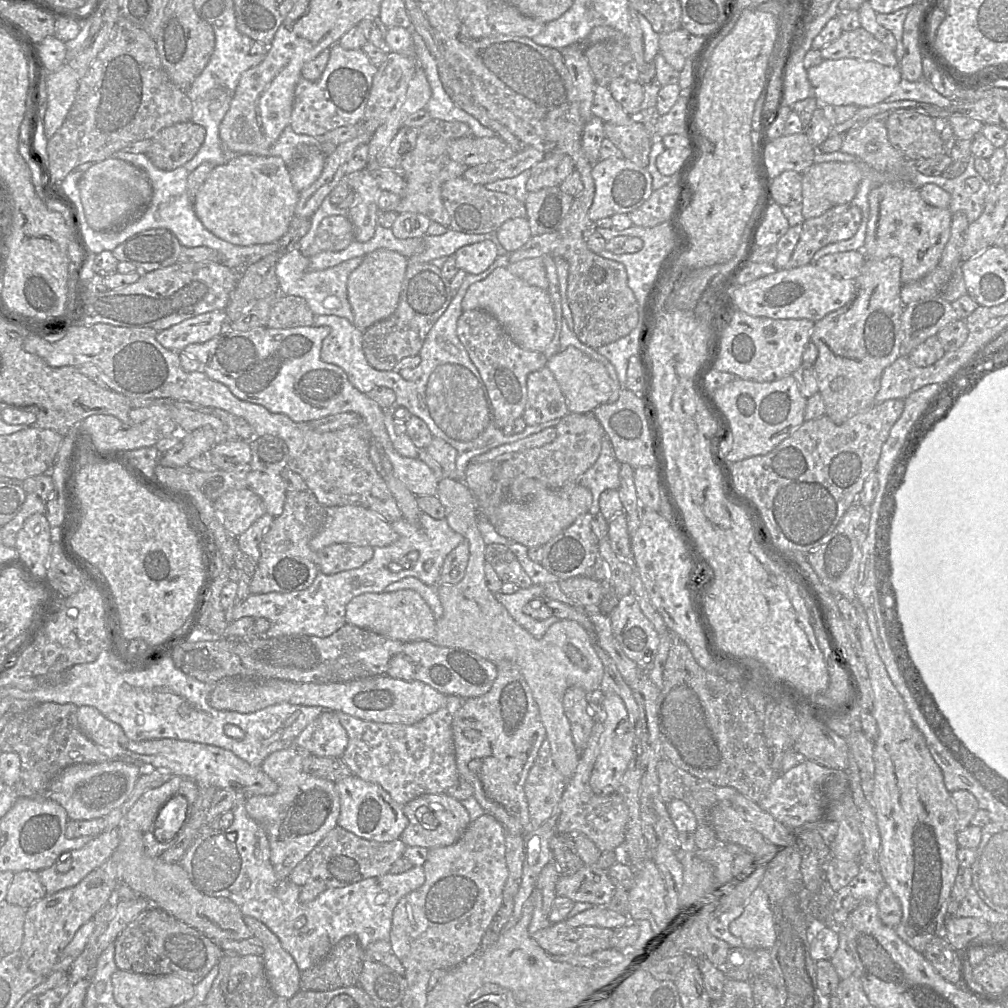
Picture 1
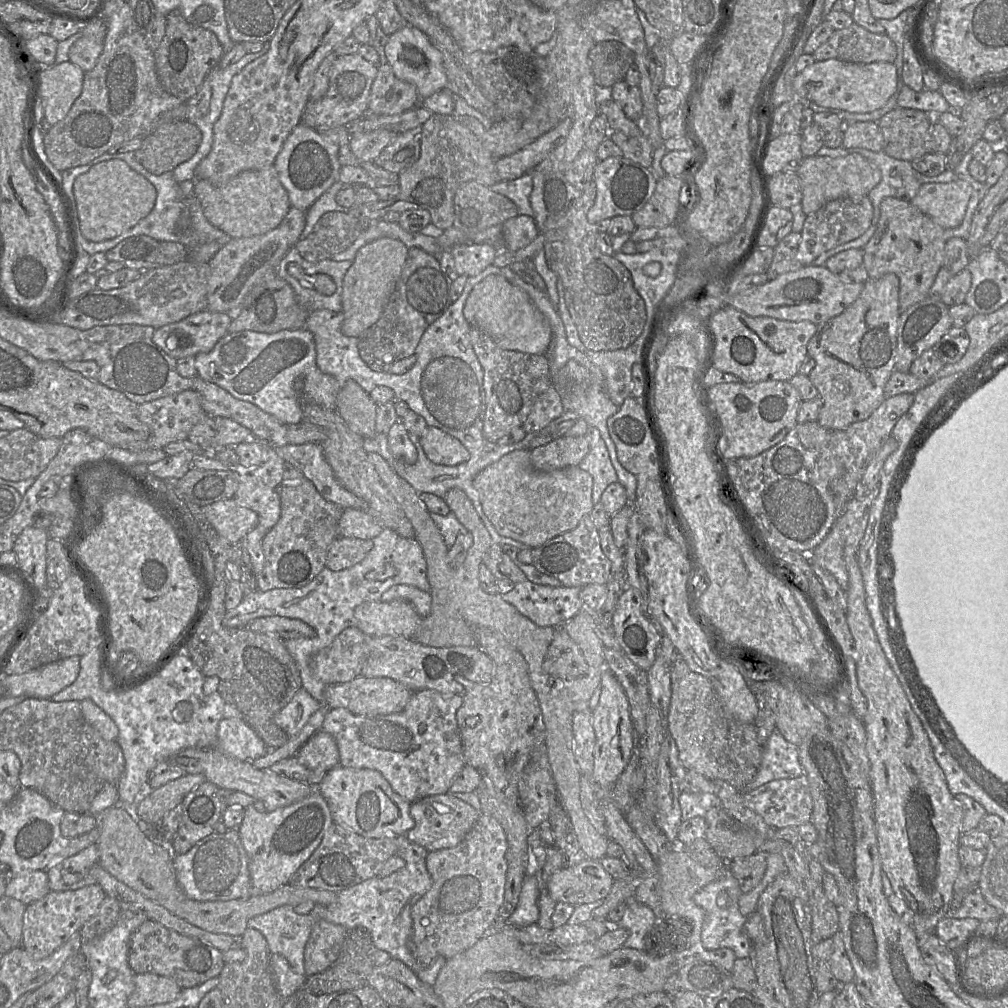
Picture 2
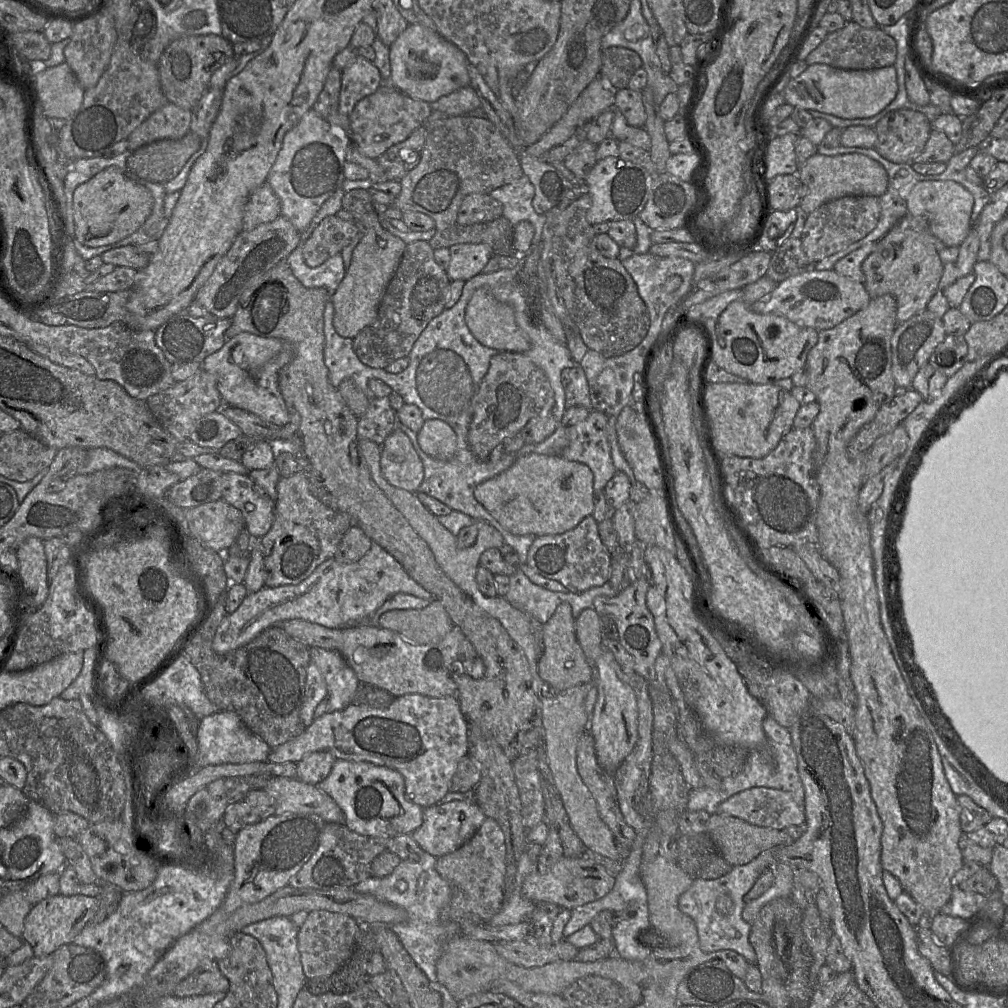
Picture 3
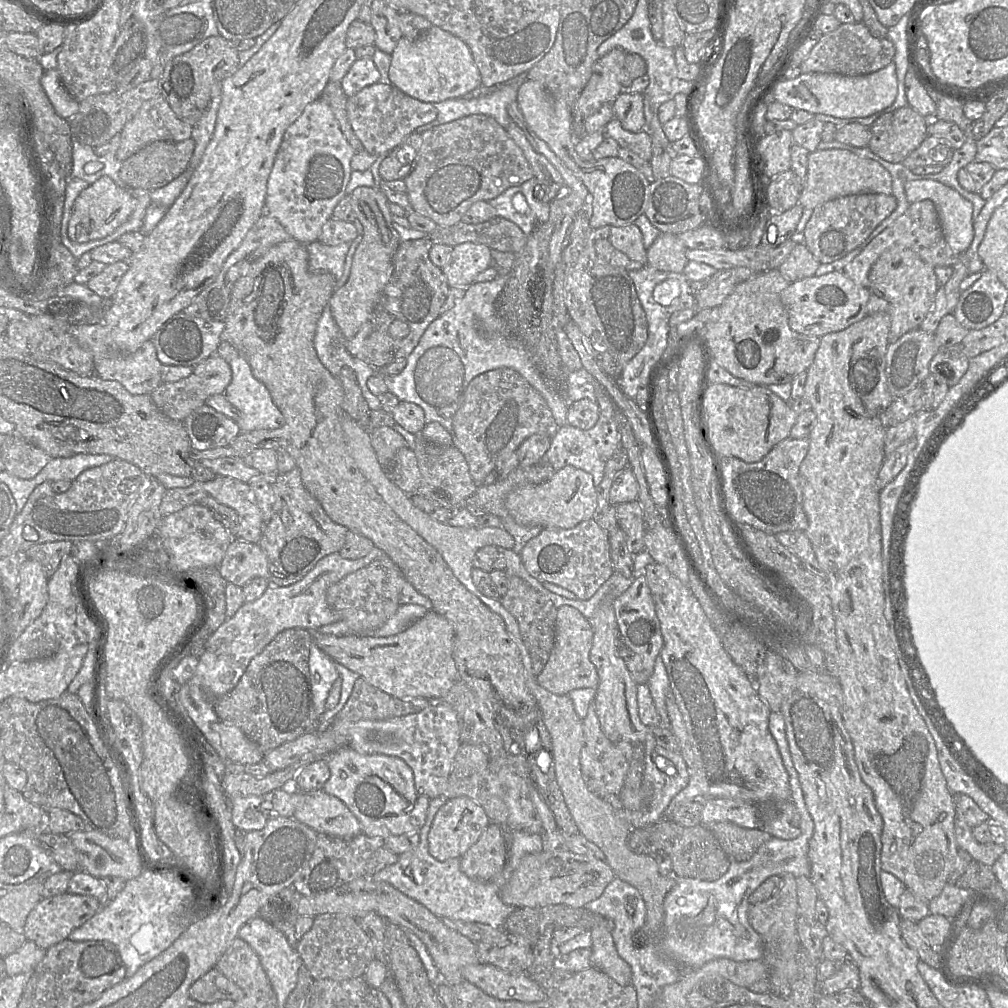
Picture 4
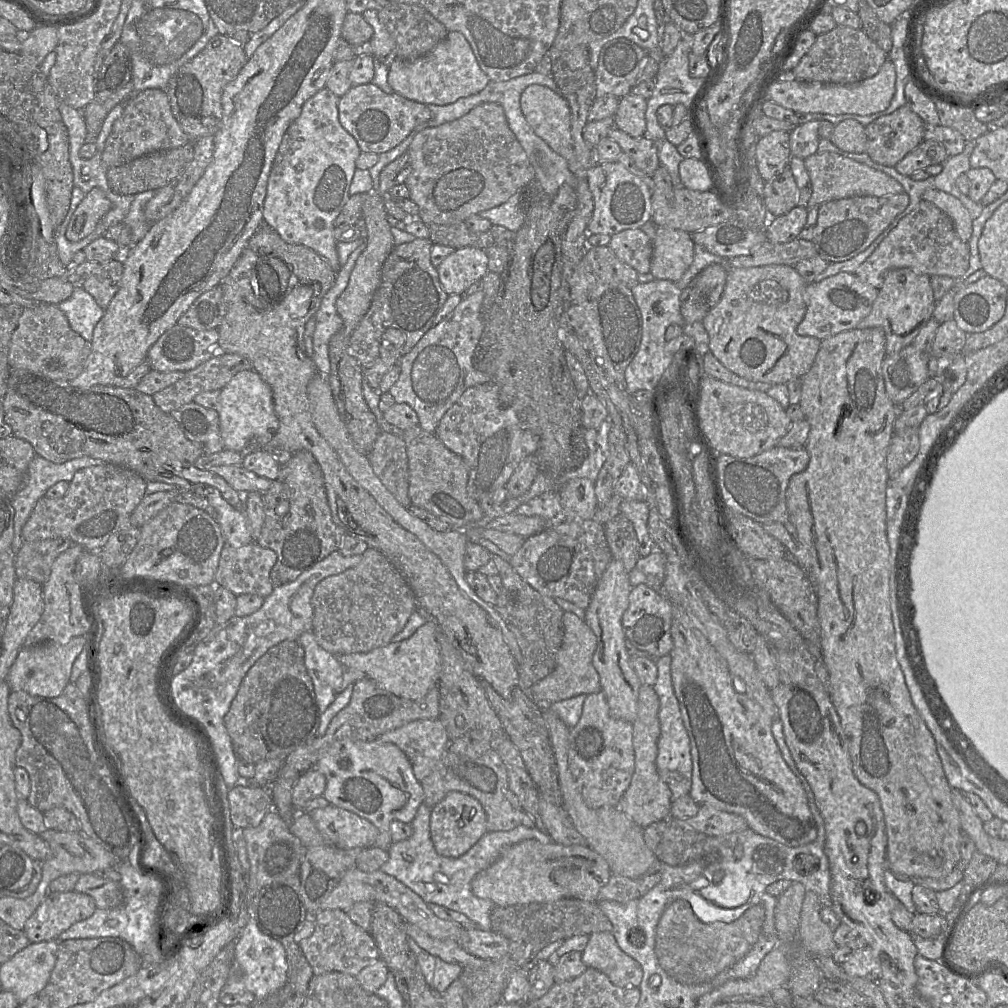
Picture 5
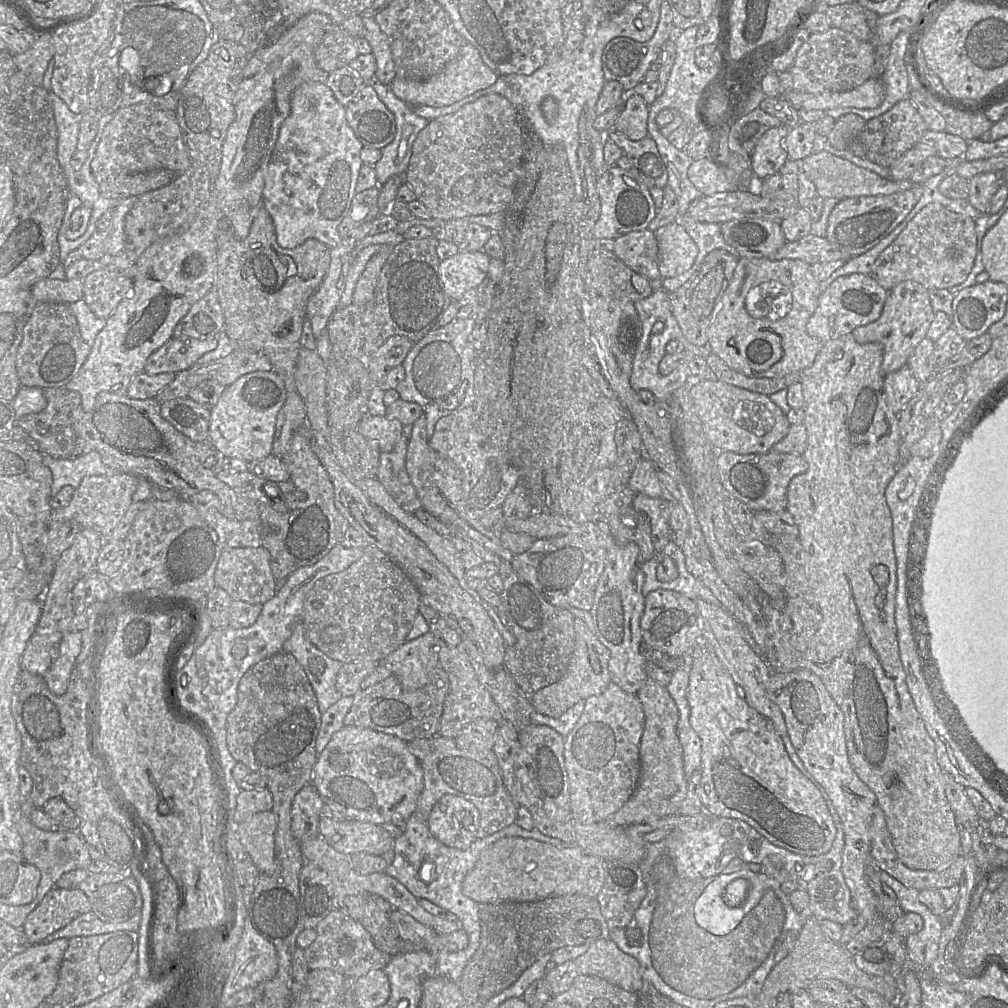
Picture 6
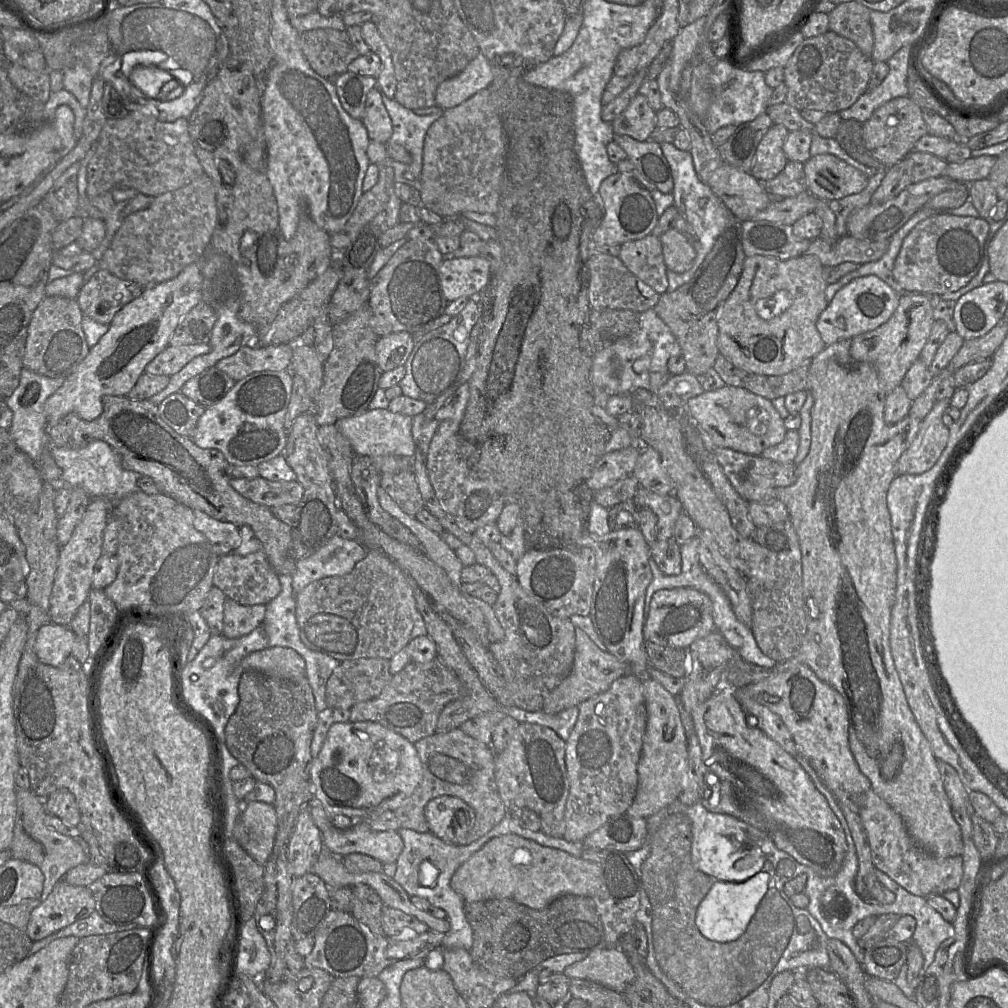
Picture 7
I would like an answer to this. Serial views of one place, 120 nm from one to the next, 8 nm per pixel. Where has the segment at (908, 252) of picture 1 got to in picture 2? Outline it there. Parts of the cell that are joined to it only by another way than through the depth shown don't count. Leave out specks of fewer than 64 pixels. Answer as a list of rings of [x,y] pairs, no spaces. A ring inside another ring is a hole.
[[[857,121],[843,127],[844,148],[865,148],[871,151],[883,151],[884,136],[875,121]],[[886,197],[880,204],[875,232],[863,247],[863,264],[868,278],[894,273],[899,279],[899,309],[906,310],[929,294],[939,269],[944,265],[944,230],[910,201]]]

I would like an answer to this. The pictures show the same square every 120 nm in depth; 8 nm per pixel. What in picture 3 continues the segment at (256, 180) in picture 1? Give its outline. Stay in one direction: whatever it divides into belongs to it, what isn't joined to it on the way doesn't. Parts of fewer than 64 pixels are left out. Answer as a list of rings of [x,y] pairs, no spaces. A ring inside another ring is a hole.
[[[265,182],[251,193],[245,205],[242,230],[250,231],[260,224],[274,221],[280,215],[280,200],[268,182]]]

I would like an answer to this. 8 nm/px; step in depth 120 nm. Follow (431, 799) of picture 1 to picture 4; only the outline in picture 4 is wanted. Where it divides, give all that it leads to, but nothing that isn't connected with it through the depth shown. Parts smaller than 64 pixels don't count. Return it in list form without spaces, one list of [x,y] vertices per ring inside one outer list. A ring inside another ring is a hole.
[[[455,797],[447,800],[435,814],[428,834],[429,853],[438,861],[461,858],[474,845],[485,829],[490,819],[484,809],[468,797]]]

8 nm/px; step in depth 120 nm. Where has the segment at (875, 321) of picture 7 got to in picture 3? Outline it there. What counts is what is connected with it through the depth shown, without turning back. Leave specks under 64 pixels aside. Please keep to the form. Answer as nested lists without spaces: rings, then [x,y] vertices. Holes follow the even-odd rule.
[[[833,269],[813,270],[780,282],[771,293],[754,302],[750,308],[759,314],[780,314],[799,326],[821,331],[840,324],[864,308],[870,299],[864,284],[842,276]]]

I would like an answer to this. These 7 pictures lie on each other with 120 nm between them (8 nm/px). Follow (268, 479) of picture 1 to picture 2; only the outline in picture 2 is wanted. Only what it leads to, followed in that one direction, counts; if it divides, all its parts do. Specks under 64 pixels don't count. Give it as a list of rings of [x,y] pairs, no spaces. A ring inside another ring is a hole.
[[[243,471],[234,499],[242,506],[258,514],[259,523],[266,530],[272,529],[281,516],[281,500],[278,489],[263,484],[249,471]]]

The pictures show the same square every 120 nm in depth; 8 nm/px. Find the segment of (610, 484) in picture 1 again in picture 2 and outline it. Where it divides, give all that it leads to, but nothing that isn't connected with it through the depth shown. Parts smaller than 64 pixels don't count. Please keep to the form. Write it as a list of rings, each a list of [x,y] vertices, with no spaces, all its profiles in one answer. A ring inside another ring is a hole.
[[[583,418],[576,420],[574,426],[565,433],[566,436],[587,435],[590,450],[578,465],[593,478],[592,501],[598,504],[605,489],[612,483],[618,482],[618,476],[611,463],[608,449],[597,428],[589,427]]]

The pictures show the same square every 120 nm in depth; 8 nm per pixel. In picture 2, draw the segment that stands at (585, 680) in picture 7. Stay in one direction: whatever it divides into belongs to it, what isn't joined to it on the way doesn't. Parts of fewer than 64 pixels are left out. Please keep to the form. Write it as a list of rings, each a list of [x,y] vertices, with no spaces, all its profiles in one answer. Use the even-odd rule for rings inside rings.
[[[563,626],[555,627],[553,640],[544,658],[543,671],[553,678],[574,680],[588,671],[586,659]]]

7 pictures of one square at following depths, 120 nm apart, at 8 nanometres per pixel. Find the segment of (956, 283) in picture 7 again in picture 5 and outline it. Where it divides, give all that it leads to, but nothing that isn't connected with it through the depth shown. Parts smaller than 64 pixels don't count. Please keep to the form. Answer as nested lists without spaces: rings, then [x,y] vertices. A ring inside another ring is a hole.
[[[922,199],[857,268],[855,275],[879,290],[883,285],[885,273],[890,269],[910,268],[930,277],[949,276],[960,279],[969,268],[969,260],[968,242],[960,239],[952,219],[934,203]]]

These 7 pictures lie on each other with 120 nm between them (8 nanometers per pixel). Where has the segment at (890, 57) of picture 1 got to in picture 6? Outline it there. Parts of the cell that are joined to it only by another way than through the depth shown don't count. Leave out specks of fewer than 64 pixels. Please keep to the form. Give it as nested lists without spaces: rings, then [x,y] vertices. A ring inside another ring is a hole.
[[[831,27],[827,31],[811,33],[799,48],[792,66],[788,69],[793,77],[793,90],[805,93],[844,92],[862,85],[874,75],[875,44],[863,41],[854,34]]]

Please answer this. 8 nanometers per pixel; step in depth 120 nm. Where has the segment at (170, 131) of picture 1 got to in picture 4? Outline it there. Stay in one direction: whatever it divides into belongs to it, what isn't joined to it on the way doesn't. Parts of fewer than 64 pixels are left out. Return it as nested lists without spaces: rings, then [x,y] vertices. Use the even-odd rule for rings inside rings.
[[[191,137],[184,141],[155,141],[122,162],[120,178],[126,187],[143,188],[148,191],[158,189],[181,175],[189,166],[195,149]]]

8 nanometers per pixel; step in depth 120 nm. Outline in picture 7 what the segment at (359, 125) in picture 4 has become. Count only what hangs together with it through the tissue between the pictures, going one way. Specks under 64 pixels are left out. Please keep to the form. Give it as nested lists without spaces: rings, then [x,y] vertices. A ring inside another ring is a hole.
[[[377,87],[367,94],[365,113],[361,121],[371,141],[388,143],[393,133],[392,120],[382,100],[382,93]]]

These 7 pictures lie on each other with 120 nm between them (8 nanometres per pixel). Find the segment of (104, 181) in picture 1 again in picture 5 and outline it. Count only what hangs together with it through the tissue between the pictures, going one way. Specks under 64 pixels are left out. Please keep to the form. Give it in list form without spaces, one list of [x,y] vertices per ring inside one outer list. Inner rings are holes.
[[[92,188],[76,207],[66,229],[66,238],[76,242],[88,236],[110,208],[105,192]]]

